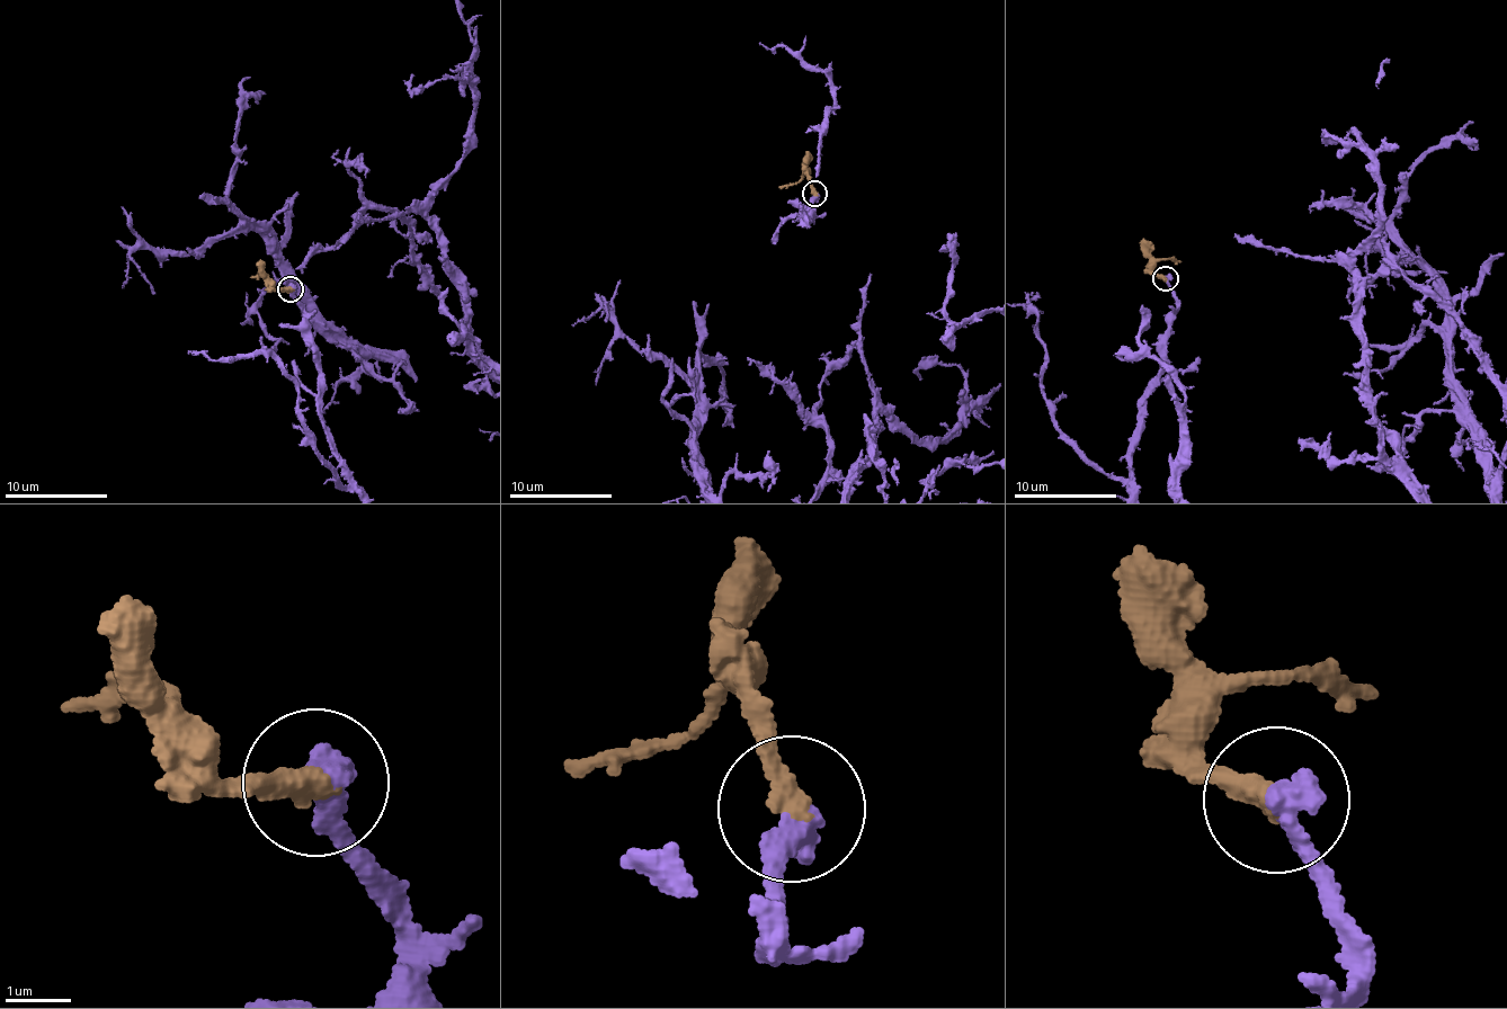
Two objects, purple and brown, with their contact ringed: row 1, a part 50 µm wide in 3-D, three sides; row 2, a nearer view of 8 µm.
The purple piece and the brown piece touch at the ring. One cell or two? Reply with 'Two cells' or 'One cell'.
One cell

